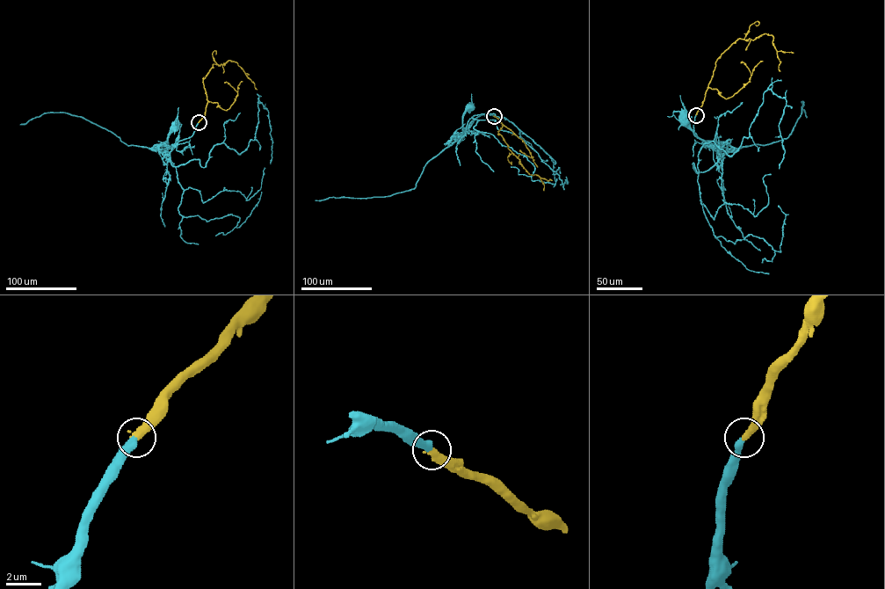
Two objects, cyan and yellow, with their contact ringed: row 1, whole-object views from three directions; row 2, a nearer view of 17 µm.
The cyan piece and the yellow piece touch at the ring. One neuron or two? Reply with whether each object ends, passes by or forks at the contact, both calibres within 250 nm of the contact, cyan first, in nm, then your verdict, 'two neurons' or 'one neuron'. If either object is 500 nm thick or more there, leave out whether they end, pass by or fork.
cyan ends; yellow ends; calibres 420 and 440 nm; one neuron

